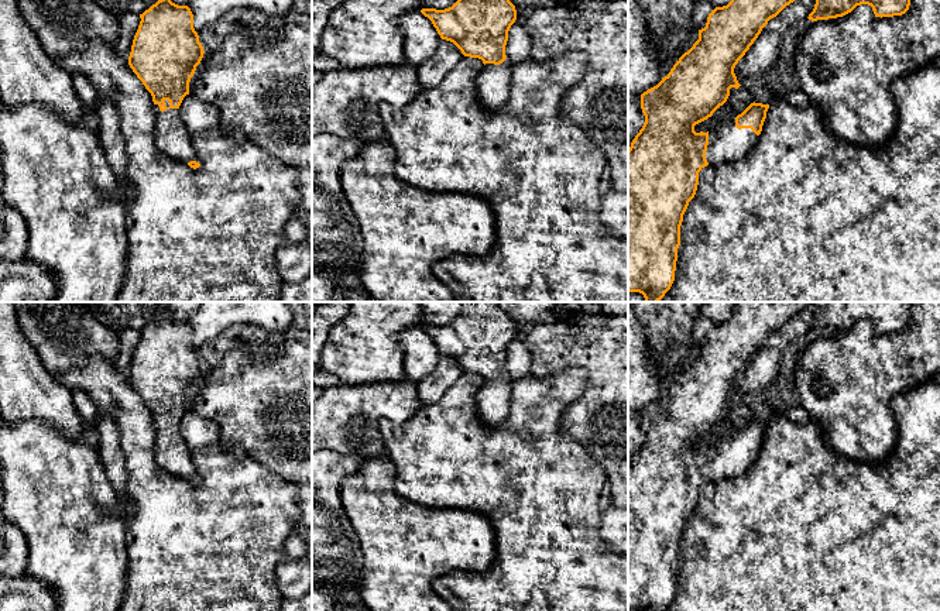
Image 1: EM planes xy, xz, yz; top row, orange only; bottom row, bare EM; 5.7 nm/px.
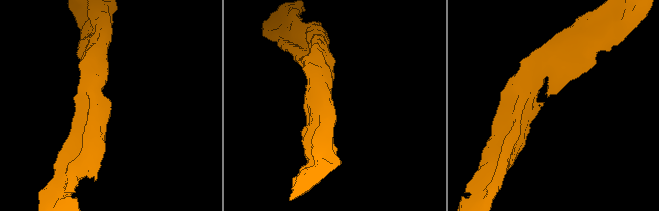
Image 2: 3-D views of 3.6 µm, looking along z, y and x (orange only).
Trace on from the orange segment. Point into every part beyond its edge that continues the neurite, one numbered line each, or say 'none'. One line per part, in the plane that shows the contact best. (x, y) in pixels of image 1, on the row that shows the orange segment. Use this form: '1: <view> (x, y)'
1: xy (172, 138)

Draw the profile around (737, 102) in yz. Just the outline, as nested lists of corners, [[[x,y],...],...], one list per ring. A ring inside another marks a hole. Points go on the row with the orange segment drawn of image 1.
[[[741,85],[711,117],[694,126],[696,133],[707,133],[723,120],[741,114],[751,103],[771,104],[782,99],[778,90],[765,86]]]

